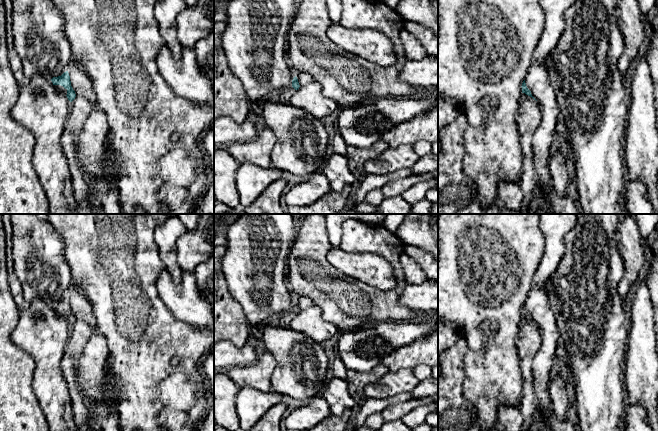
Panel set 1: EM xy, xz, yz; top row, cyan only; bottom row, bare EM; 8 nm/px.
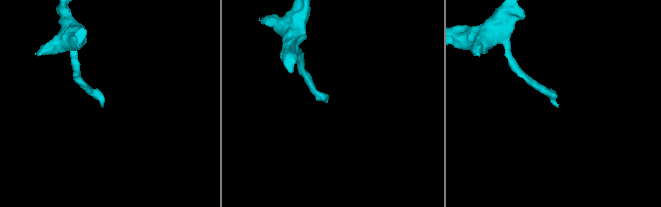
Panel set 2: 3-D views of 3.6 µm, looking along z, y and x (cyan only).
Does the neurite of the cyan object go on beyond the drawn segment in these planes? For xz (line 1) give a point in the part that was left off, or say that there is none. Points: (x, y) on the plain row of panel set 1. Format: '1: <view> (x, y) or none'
1: none

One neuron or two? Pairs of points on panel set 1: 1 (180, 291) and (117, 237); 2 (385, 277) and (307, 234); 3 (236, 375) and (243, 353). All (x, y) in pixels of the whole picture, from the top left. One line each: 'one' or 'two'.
1: two
2: two
3: two

